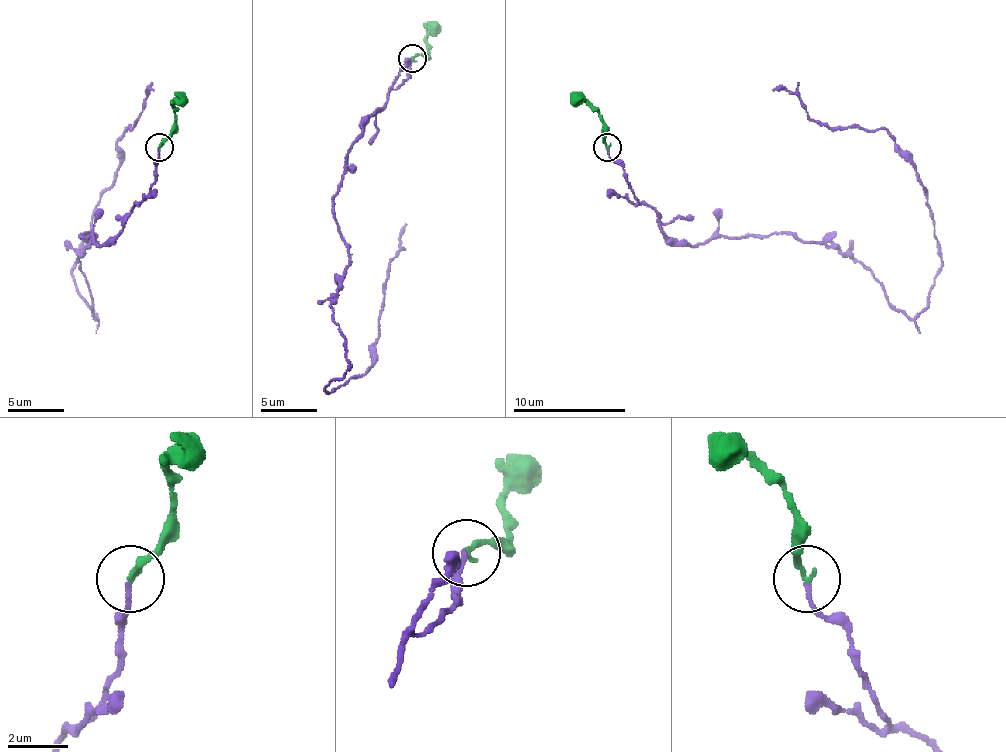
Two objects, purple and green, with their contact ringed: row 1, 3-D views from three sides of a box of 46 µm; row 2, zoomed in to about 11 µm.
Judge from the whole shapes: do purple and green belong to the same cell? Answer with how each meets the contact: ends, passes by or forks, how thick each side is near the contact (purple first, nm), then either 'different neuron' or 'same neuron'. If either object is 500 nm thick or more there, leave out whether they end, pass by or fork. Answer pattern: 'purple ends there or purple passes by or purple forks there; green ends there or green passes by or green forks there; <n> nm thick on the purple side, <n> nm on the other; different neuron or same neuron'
purple ends there; green ends there; 140 nm thick on the purple side, 220 nm on the other; different neuron

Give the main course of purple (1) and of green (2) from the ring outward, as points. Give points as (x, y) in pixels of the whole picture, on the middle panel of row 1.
1: (413, 59), (354, 143), (334, 197), (348, 248), (334, 321), (348, 363), (328, 391), (373, 363), (404, 222)
2: (413, 59), (427, 53), (427, 22)

